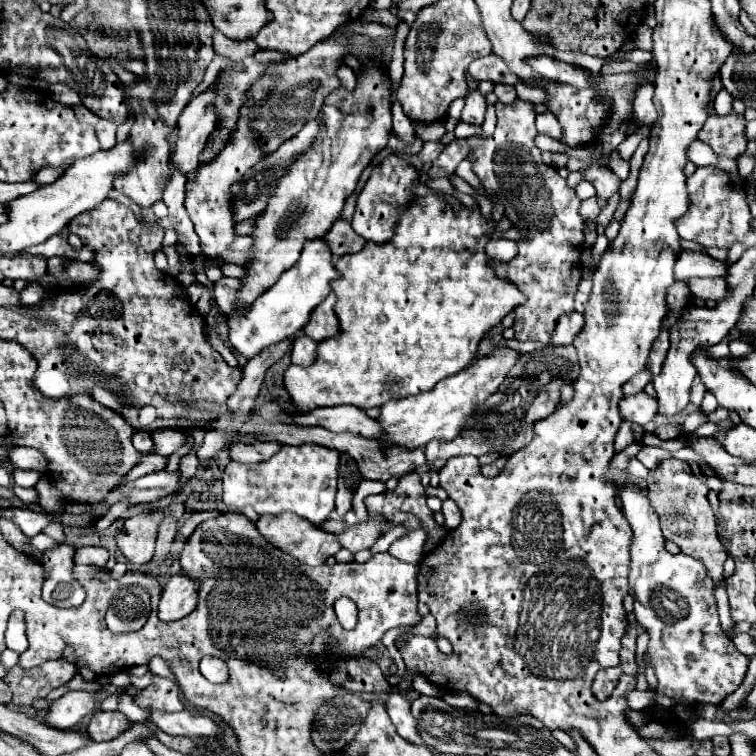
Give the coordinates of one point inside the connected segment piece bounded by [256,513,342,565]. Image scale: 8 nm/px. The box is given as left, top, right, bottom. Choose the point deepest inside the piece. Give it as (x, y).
(310, 543)

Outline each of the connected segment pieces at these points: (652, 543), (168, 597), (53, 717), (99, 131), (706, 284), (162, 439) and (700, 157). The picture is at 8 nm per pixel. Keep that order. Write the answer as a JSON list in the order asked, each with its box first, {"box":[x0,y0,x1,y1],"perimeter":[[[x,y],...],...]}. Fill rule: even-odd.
[{"box":[610,479,750,705],"perimeter":[[[616,479],[610,481],[618,489],[622,513],[634,533],[628,581],[636,619],[650,635],[648,653],[656,669],[658,691],[674,701],[684,699],[686,703],[718,705],[726,695],[738,689],[750,661],[734,647],[720,627],[712,593],[714,583],[700,561],[683,553],[672,555],[664,549],[660,521],[650,505],[646,489],[632,481],[624,485],[618,485]]]},{"box":[158,573,198,621],"perimeter":[[[182,573],[174,575],[160,597],[158,619],[160,621],[178,621],[196,609],[198,601],[198,581],[184,577]]]},{"box":[46,691,98,729],"perimeter":[[[68,691],[60,699],[52,701],[46,721],[58,729],[72,729],[78,721],[96,709],[96,703],[98,699],[94,691]]]},{"box":[96,121,118,149],"perimeter":[[[100,121],[98,127],[96,127],[96,135],[98,135],[98,141],[100,141],[100,147],[102,149],[112,149],[116,145],[116,129],[118,129],[118,123],[110,123],[110,121]]]},{"box":[690,279,728,301],"perimeter":[[[692,279],[690,283],[690,291],[694,297],[700,297],[704,301],[712,299],[712,301],[720,301],[728,297],[728,283],[720,281],[720,279]]]},{"box":[150,429,188,457],"perimeter":[[[158,429],[152,433],[152,439],[154,439],[154,451],[150,451],[150,455],[162,455],[162,457],[170,457],[174,451],[178,451],[188,443],[186,433],[176,429]]]},{"box":[688,141,718,167],"perimeter":[[[694,141],[690,147],[688,147],[688,159],[698,165],[698,167],[704,167],[704,165],[712,165],[718,161],[718,155],[712,151],[710,145],[702,143],[702,141]]]}]

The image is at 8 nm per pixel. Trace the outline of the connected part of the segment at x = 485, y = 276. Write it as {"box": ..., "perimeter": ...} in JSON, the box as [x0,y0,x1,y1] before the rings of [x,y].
{"box":[284,183,524,413],"perimeter":[[[418,183],[416,185],[416,193],[414,193],[414,201],[412,205],[404,211],[404,215],[398,219],[398,225],[394,229],[394,237],[388,241],[388,243],[366,243],[362,251],[358,253],[352,253],[352,255],[344,255],[344,257],[338,257],[336,259],[336,271],[340,273],[338,279],[330,281],[332,285],[332,291],[338,295],[338,301],[334,305],[334,311],[336,311],[336,317],[340,321],[340,333],[334,335],[332,339],[326,339],[326,341],[320,341],[318,343],[318,357],[312,365],[308,367],[296,367],[296,365],[290,365],[284,373],[284,387],[292,399],[292,405],[298,413],[308,413],[312,409],[318,409],[318,407],[336,407],[336,405],[354,405],[358,409],[374,409],[374,407],[382,407],[386,401],[390,399],[404,399],[404,397],[410,397],[410,395],[418,395],[418,393],[424,393],[428,389],[432,389],[432,385],[436,385],[440,379],[452,375],[452,373],[458,373],[460,369],[464,369],[464,365],[470,365],[472,357],[476,355],[478,351],[478,343],[482,339],[482,335],[498,325],[502,321],[502,317],[506,313],[510,313],[516,305],[524,303],[524,295],[516,289],[516,285],[512,283],[506,283],[506,281],[500,281],[490,269],[488,269],[488,257],[484,253],[484,247],[488,243],[486,235],[492,231],[492,227],[484,221],[484,217],[480,215],[480,209],[478,205],[474,205],[472,209],[464,207],[460,211],[460,215],[454,215],[452,213],[452,207],[442,199],[438,197],[434,191],[430,191],[424,183]]]}

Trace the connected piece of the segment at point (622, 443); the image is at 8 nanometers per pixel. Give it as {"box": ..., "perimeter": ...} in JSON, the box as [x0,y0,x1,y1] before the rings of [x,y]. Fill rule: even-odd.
{"box":[616,421,636,453],"perimeter":[[[624,421],[624,423],[620,425],[618,435],[616,435],[616,453],[622,451],[626,445],[630,445],[630,443],[634,443],[634,441],[636,441],[636,437],[634,437],[632,423],[630,423],[630,421]]]}

